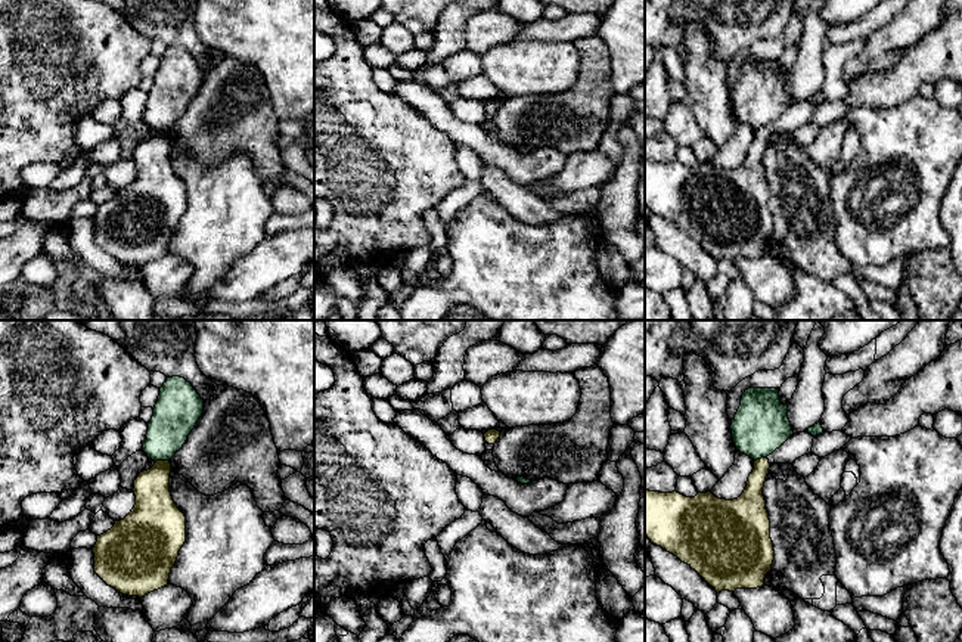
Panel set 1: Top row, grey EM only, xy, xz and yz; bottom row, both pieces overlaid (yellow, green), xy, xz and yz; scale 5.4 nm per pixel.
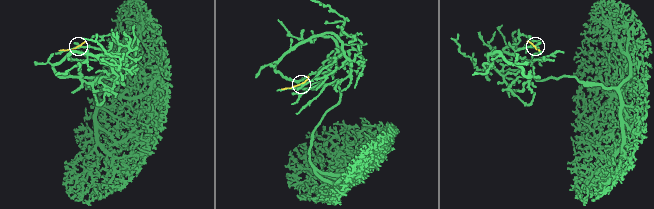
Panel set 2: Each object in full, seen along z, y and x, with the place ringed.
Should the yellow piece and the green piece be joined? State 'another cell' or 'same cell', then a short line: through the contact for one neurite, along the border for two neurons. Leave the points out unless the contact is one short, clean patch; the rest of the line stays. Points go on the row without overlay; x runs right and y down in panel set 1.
another cell | xy (168, 129), (158, 129), (155, 132)

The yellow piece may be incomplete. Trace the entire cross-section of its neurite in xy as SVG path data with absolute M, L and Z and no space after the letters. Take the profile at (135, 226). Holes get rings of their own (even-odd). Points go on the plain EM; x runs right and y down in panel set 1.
M170 130L140 142L134 177L97 205L91 218L94 242L122 264L143 267L167 255L186 211L186 186L173 170L170 143Z

